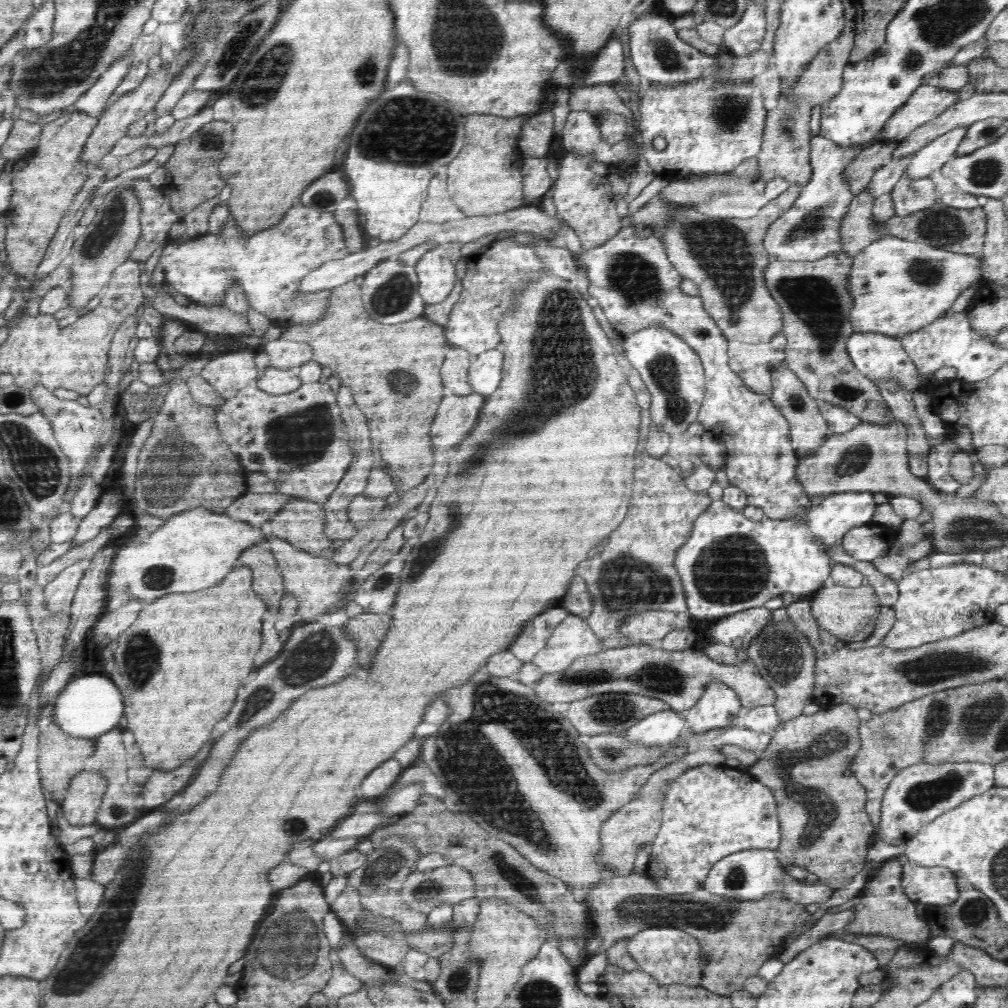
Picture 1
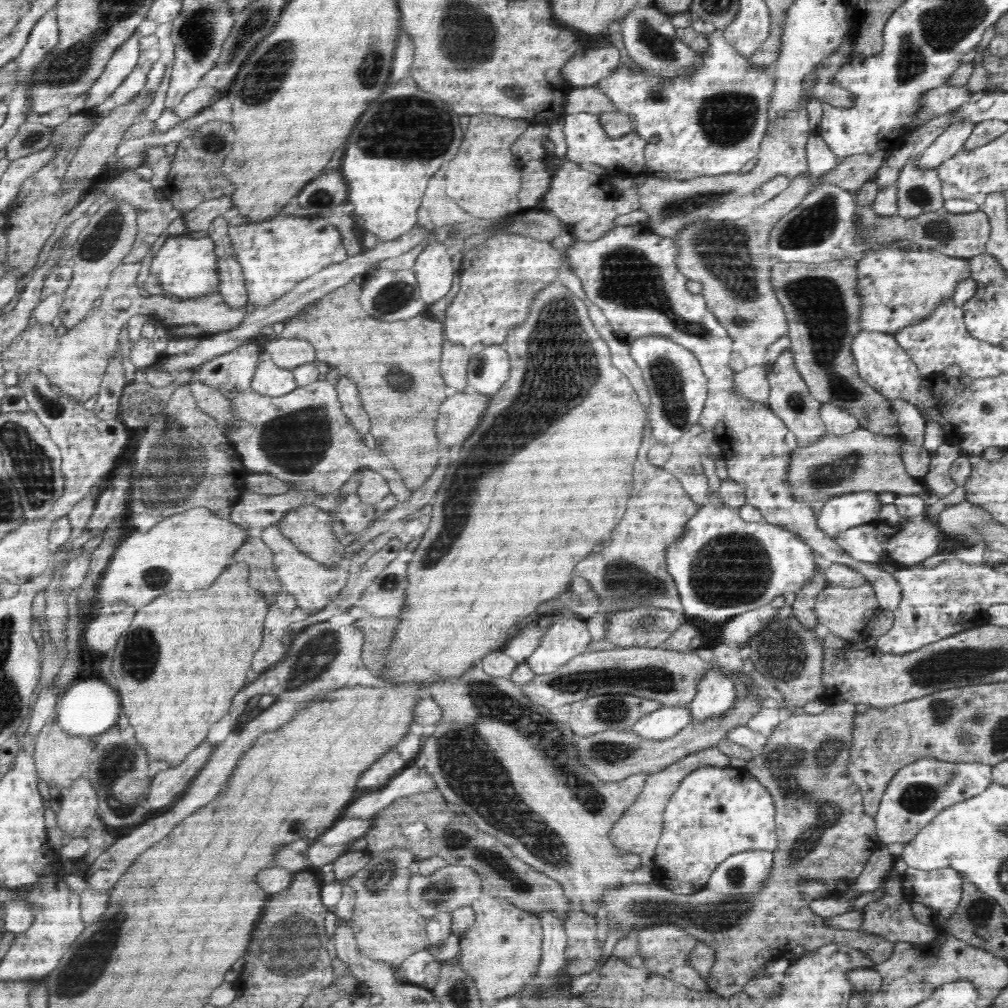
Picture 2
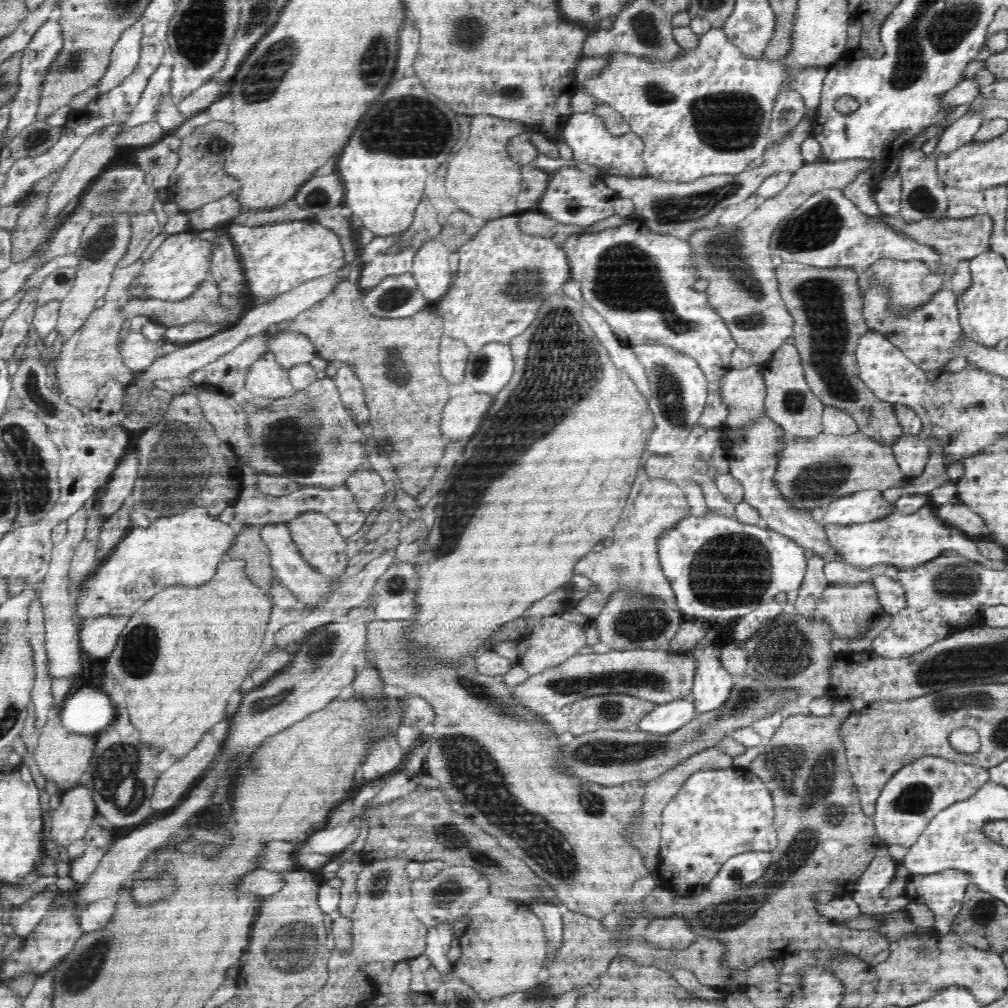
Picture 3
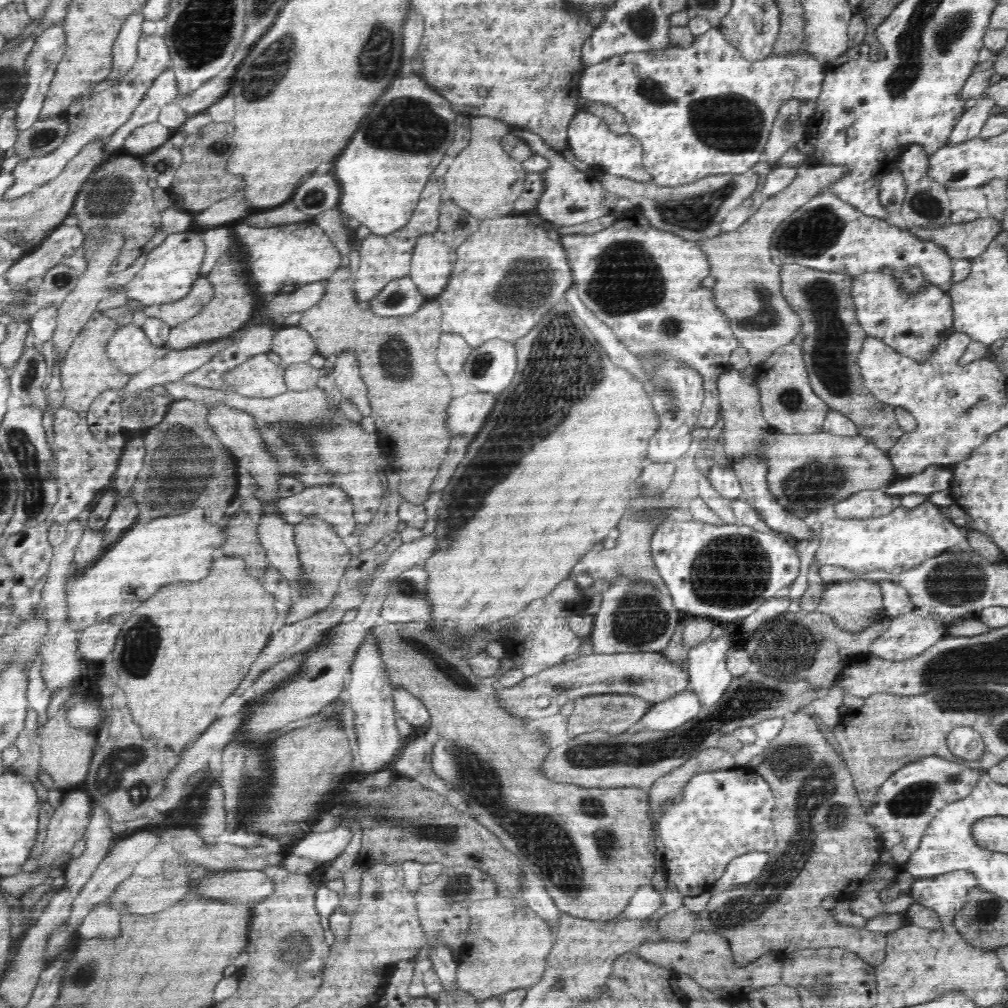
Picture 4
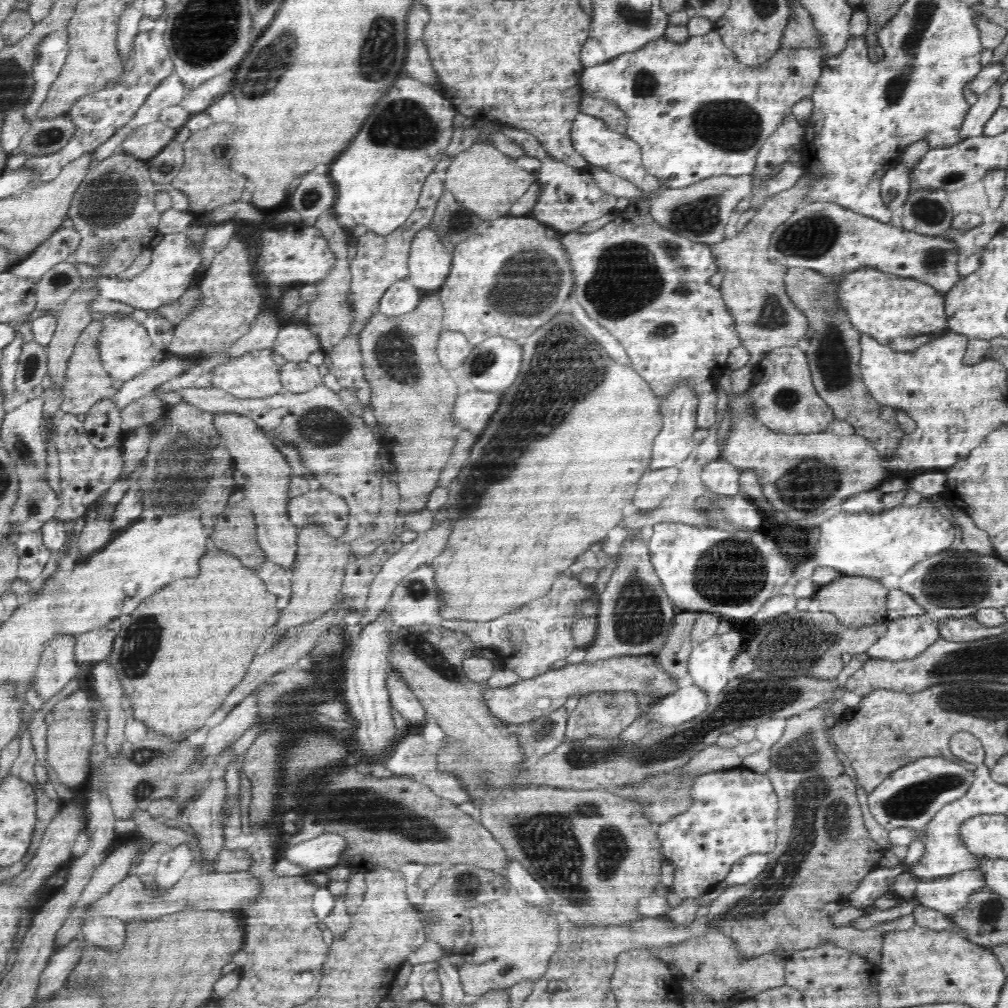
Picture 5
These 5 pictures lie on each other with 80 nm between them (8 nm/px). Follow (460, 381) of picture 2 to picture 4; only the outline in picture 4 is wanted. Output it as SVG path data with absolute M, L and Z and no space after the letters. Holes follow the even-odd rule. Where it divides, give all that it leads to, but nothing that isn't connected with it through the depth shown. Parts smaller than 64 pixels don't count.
M441 334L440 346L438 346L438 364L446 374L462 372L462 366L466 358L470 356L470 346L462 336L456 334Z

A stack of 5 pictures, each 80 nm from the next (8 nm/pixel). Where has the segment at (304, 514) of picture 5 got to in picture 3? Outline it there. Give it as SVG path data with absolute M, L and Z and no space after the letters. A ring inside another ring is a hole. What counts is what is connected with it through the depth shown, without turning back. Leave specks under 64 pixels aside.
M244 478L242 480L242 492L236 500L236 520L252 526L264 526L265 524L282 524L298 518L302 512L321 512L328 519L333 521L338 527L338 532L344 539L353 534L361 532L366 516L356 504L355 496L346 490L347 486L340 485L334 488L322 487L300 487L289 495L274 497L266 495L256 488L254 478Z

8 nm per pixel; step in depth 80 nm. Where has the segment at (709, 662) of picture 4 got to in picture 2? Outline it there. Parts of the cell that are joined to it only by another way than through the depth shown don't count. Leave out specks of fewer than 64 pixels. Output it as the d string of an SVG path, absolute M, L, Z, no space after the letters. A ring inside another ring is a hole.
M718 666L707 670L698 681L697 691L689 702L692 723L703 721L706 717L719 717L735 701L736 687L732 679Z

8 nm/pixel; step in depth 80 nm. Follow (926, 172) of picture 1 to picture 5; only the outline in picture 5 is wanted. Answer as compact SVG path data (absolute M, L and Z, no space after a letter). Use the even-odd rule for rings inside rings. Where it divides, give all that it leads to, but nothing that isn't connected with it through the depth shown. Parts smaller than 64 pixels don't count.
M996 84L989 89L986 89L984 94L978 97L978 100L971 105L968 114L962 122L960 128L960 137L968 138L982 136L984 127L996 109L1000 108L1000 88L1003 84Z

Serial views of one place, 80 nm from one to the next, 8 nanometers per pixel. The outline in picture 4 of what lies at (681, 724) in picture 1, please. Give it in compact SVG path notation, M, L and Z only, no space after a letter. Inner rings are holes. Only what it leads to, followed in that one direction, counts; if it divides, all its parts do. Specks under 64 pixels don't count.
M691 688L684 689L664 702L653 704L640 719L640 724L645 729L672 730L700 714L702 707L698 695Z

